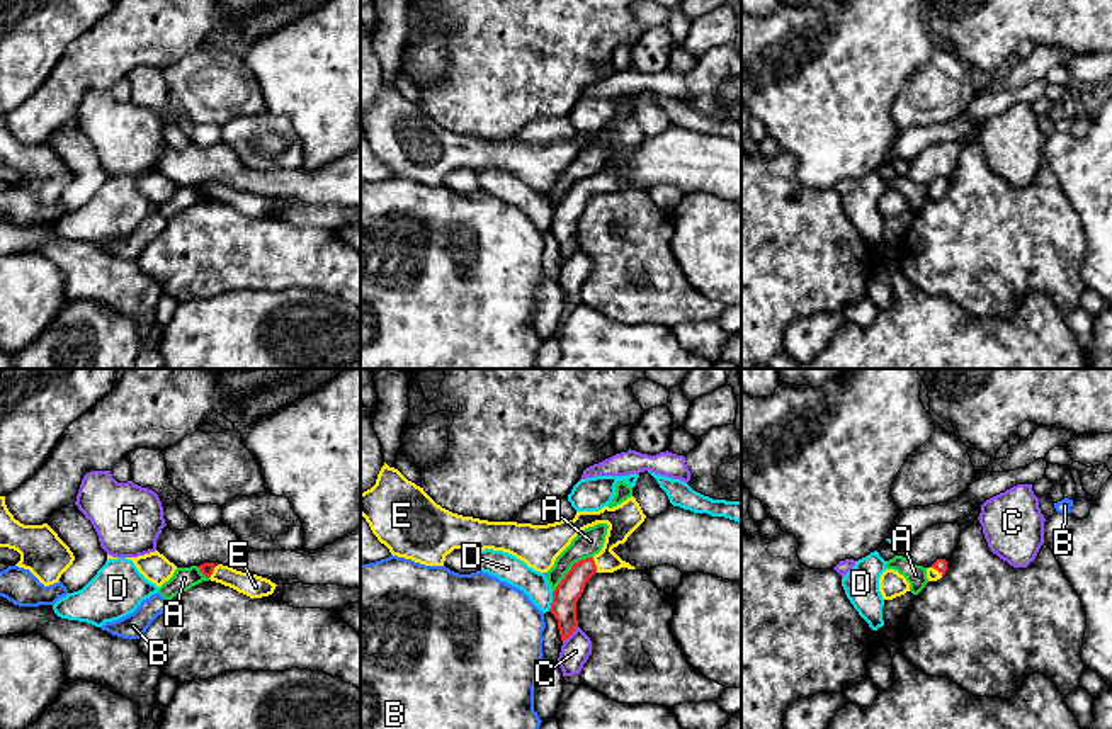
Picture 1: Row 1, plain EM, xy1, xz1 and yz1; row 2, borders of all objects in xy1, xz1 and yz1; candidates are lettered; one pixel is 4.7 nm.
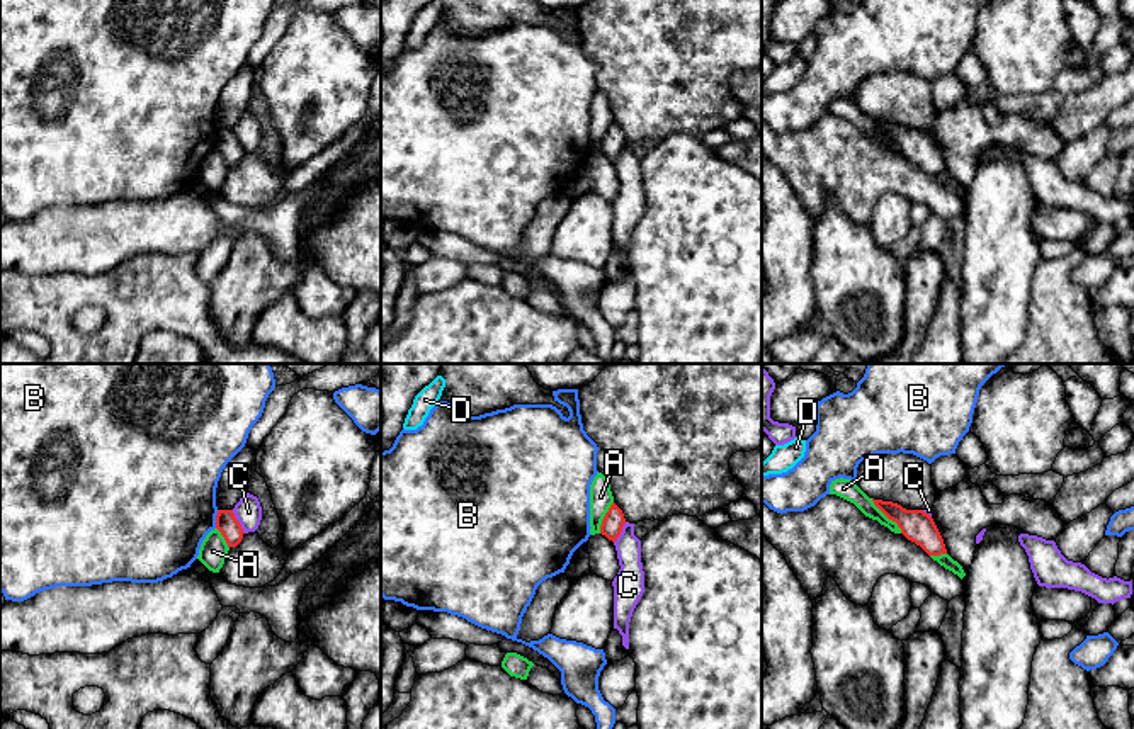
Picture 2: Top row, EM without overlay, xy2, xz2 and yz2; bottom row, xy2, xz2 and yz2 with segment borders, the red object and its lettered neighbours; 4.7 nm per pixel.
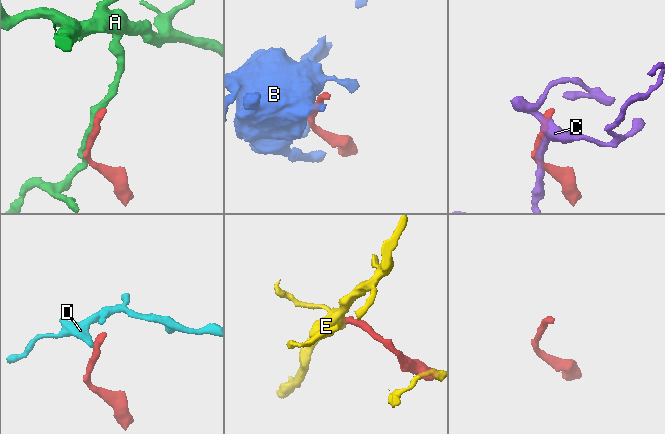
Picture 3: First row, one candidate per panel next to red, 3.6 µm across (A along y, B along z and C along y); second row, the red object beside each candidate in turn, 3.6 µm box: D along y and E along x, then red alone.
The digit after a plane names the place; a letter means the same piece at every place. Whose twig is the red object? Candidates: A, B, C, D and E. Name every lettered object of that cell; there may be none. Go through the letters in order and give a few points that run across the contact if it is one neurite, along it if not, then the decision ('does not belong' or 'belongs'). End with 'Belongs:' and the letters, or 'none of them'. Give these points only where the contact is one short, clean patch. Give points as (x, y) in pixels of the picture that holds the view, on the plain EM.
A: does not belong
B: belongs
C: does not belong
D: line xz1 (553, 211), (553, 221), (548, 230); does not belong
E: line xz1 (592, 177), (597, 191); does not belong
Belongs: B

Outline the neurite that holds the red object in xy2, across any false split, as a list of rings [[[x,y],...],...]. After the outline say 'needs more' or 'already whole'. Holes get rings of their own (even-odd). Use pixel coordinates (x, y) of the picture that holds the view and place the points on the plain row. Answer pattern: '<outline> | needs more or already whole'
[[[218,129],[216,148],[224,156],[228,167],[236,167],[245,153],[233,129]]] | already whole

